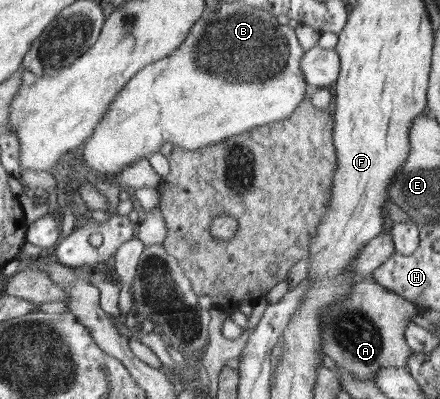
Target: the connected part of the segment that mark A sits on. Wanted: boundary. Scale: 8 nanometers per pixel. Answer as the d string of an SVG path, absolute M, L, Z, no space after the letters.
M372 278L356 283L347 301L333 304L323 314L322 350L359 381L372 382L384 367L407 367L414 352L406 340L406 327L420 315L419 307L388 291Z

